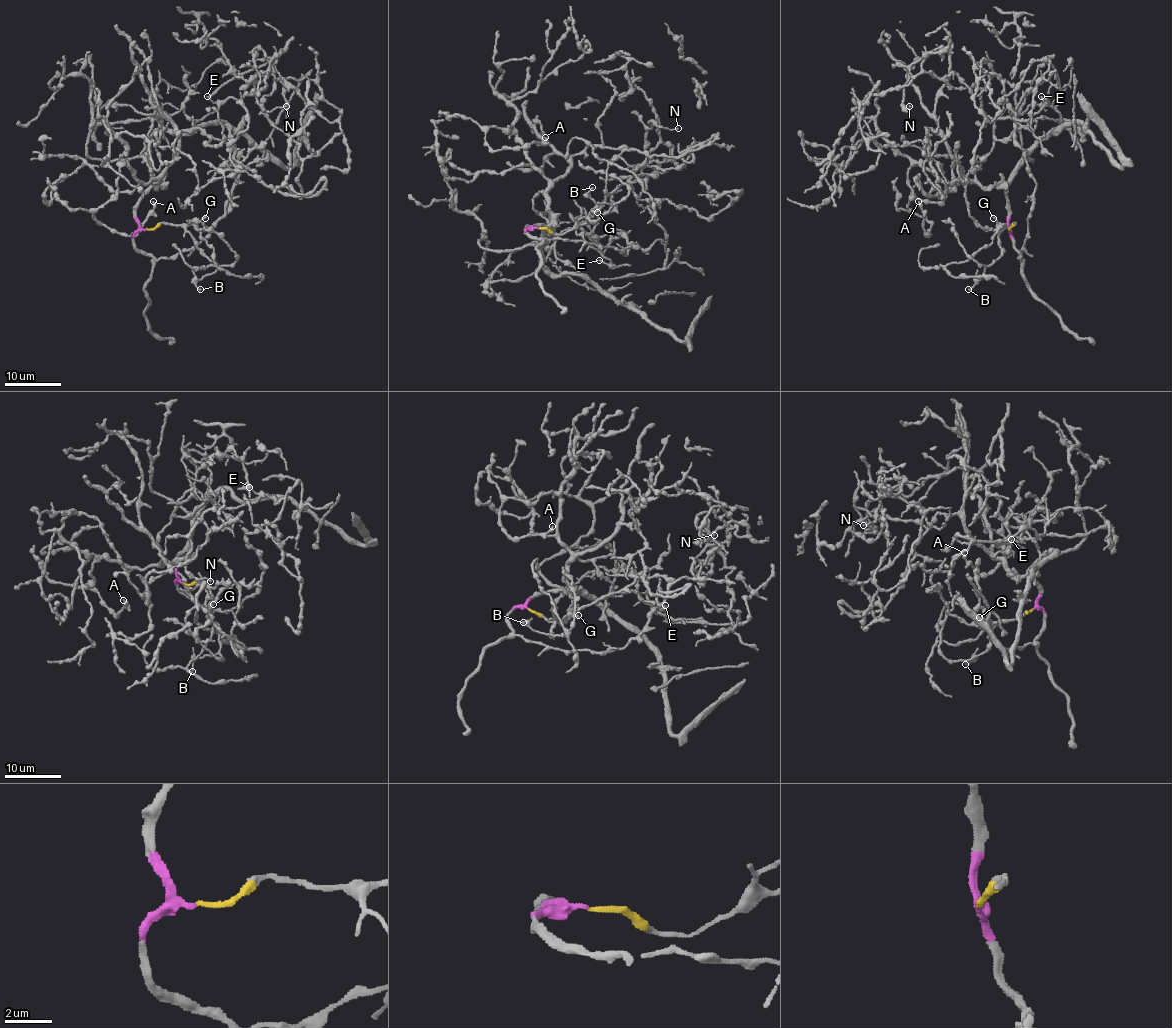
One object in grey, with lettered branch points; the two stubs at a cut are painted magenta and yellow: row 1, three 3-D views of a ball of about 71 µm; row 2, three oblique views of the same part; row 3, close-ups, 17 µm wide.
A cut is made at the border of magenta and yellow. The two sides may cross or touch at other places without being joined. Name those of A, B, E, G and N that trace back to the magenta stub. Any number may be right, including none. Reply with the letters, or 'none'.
A, E, N

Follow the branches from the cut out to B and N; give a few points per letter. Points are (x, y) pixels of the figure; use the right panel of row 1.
B: (1009, 230), (1015, 223), (1008, 224), (998, 234), (1001, 254), (969, 289)
N: (1008, 230), (1007, 185), (936, 131), (859, 128), (942, 51), (909, 106)

